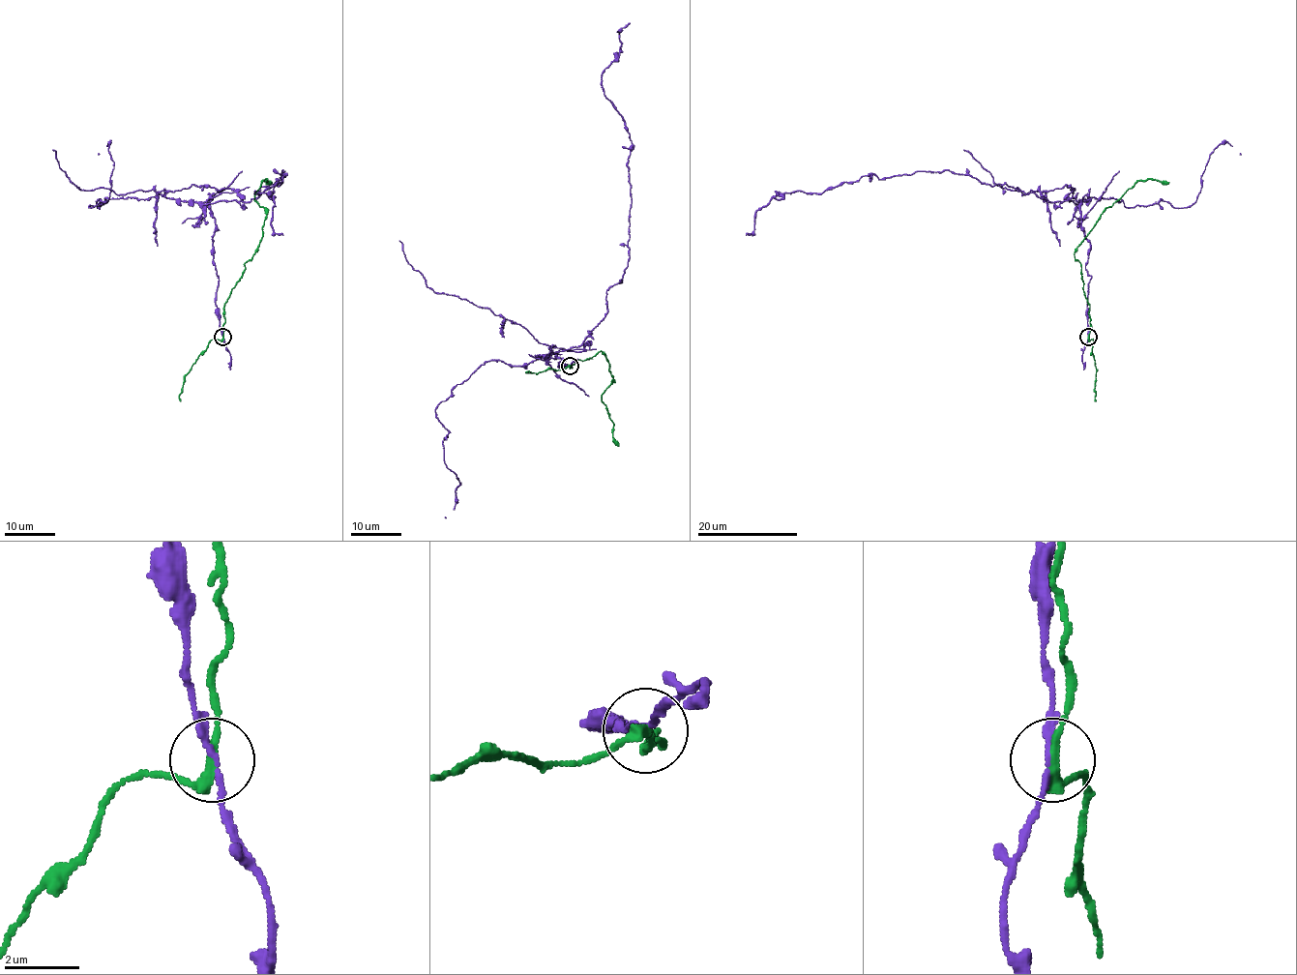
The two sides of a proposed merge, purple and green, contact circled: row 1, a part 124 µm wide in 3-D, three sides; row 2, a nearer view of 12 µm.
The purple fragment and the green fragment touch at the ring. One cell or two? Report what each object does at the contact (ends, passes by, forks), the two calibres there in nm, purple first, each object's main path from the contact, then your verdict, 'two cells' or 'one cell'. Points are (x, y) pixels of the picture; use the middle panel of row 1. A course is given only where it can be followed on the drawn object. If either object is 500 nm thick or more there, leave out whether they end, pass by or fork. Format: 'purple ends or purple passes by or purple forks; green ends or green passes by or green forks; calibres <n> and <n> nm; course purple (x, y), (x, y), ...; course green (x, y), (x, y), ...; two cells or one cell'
purple passes by; green passes by; calibres 140 and 280 nm; course purple (570, 365), (554, 351), (579, 346), (604, 316), (630, 252), (632, 141), (602, 86), (630, 22); course green (570, 365), (592, 359), (598, 351), (604, 355), (613, 381), (602, 401), (613, 423), (618, 446); two cells

